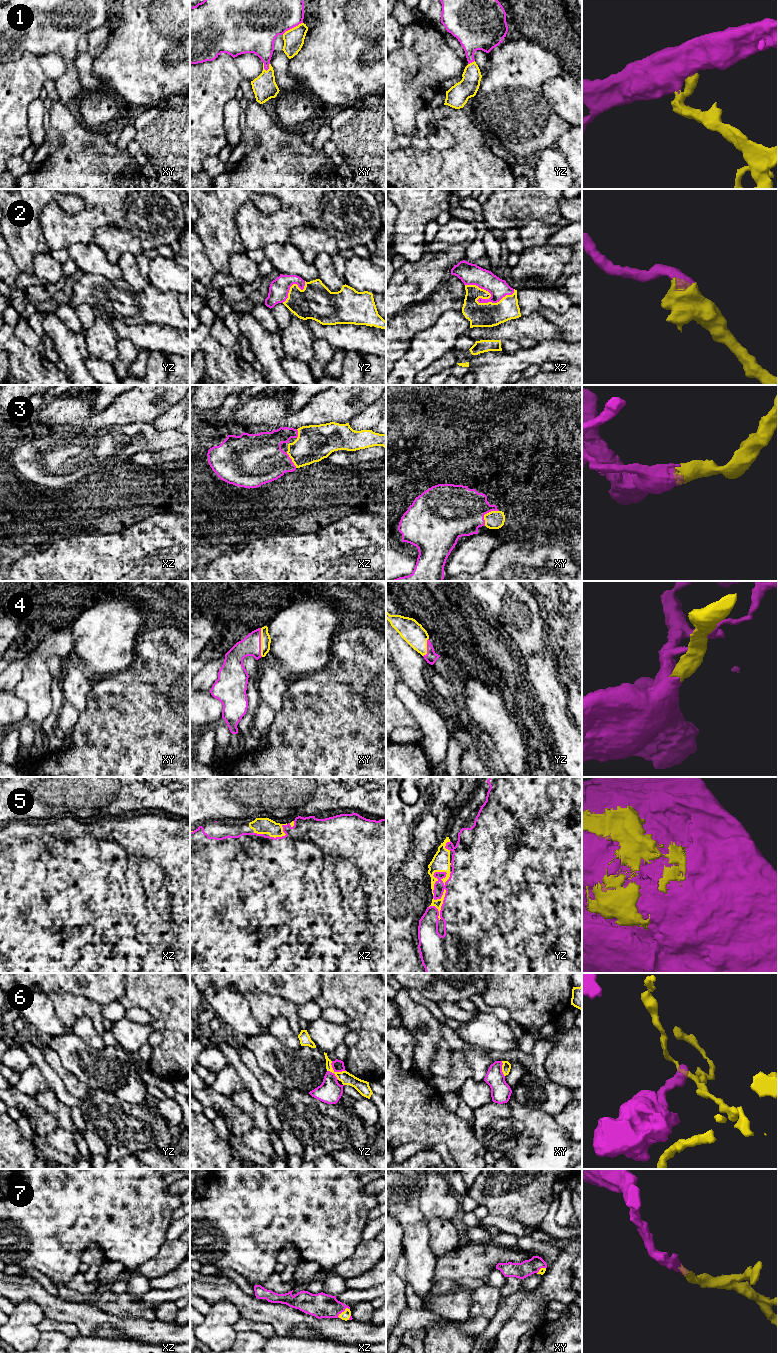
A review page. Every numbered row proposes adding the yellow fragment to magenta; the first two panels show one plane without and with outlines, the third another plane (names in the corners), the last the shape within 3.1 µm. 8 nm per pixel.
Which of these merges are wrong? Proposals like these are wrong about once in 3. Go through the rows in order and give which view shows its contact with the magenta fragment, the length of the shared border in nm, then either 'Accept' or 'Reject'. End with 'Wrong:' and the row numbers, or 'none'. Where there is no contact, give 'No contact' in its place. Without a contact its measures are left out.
1: Touches magenta in xy. Shared border 190 nm. Accept
2: Touches magenta in xz. Shared border 400 nm. Accept
3: Touches magenta in xy. Shared border 170 nm. Accept
4: Touches magenta in xy. Shared border 240 nm. Accept
5: Touches magenta in yz. Shared border 400 nm. Accept
6: Touches magenta in yz. Shared border 160 nm. Reject
7: Touches magenta in xz. Shared border 120 nm. Accept
Wrong: 6

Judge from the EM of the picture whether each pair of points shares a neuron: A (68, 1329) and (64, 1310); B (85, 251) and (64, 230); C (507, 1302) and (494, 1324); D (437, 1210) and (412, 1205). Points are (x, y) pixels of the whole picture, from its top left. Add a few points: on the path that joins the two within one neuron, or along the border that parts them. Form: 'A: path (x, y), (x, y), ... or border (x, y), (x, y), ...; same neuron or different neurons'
A: border (45, 1316), (51, 1319), (71, 1322), (80, 1335); different neurons
B: border (90, 241), (72, 244), (67, 249); different neurons
C: path (506, 1307), (499, 1319); same neuron
D: border (425, 1183), (420, 1197), (420, 1212), (428, 1220); different neurons

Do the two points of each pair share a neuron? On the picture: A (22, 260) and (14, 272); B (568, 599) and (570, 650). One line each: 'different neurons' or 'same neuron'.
A: different neurons
B: same neuron

